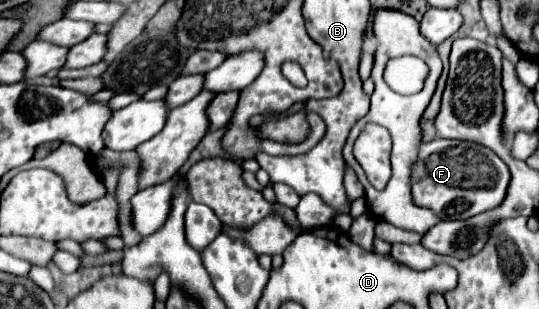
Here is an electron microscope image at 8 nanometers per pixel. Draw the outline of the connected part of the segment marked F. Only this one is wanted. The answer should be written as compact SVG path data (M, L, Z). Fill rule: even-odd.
M460 140L422 142L418 160L412 164L412 200L416 206L432 208L440 220L466 220L502 204L508 190L508 166L488 148ZM458 206L468 208L458 210Z

